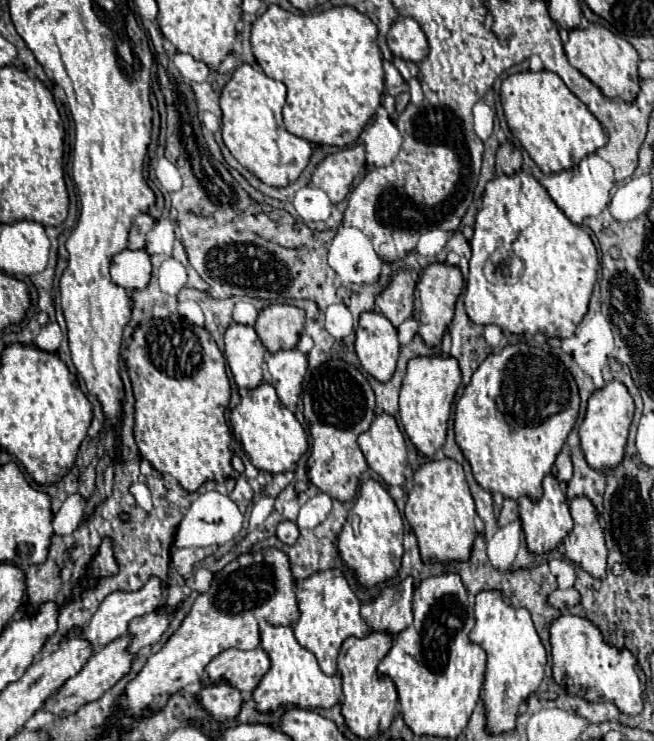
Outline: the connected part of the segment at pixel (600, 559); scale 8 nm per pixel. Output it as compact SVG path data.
M573 498L569 508L573 530L563 540L565 556L595 578L607 576L607 546L593 504L587 498Z

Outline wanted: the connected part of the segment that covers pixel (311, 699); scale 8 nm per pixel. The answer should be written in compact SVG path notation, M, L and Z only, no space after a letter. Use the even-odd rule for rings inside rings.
M267 622L259 624L261 648L271 660L269 672L261 678L259 686L253 690L255 708L263 714L277 708L331 708L341 698L341 676L325 676L315 660L315 654L303 648L291 630L291 626L271 626Z

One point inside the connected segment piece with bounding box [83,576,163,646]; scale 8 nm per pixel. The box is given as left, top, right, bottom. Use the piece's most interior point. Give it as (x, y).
(110, 621)

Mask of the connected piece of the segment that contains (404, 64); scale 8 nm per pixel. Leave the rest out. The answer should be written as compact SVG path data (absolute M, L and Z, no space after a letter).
M395 58L395 60L393 60L393 64L395 64L395 68L401 72L401 76L405 78L405 82L409 82L411 78L417 78L417 76L419 76L419 68L415 66L415 70L413 70L413 64L411 64L411 62L407 62L407 60Z

